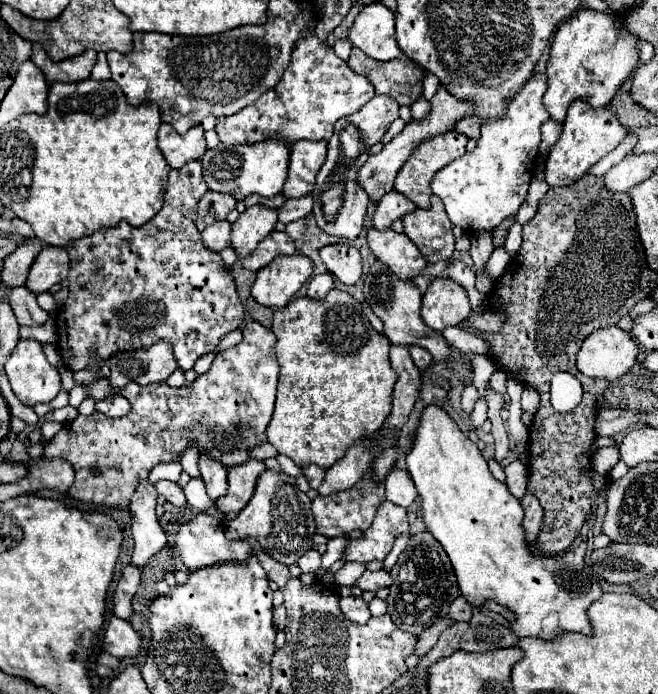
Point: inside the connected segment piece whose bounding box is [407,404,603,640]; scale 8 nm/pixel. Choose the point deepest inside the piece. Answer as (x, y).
(474, 517)

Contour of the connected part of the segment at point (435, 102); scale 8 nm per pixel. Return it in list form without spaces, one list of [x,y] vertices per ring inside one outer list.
[[[439,86],[439,90],[435,92],[435,96],[429,100],[431,102],[431,112],[427,118],[423,120],[411,120],[407,122],[407,126],[403,128],[403,132],[399,136],[395,136],[389,144],[383,146],[383,150],[375,156],[369,156],[369,160],[363,164],[363,168],[359,170],[357,174],[357,180],[359,184],[363,184],[365,192],[373,198],[373,200],[381,200],[383,198],[383,192],[389,192],[393,188],[393,180],[395,180],[395,174],[401,170],[401,166],[405,164],[405,160],[413,154],[413,150],[429,140],[429,138],[435,138],[443,132],[449,132],[455,128],[455,124],[465,118],[465,116],[473,116],[475,114],[475,104],[471,100],[461,100],[457,96],[451,96],[451,92],[447,92],[447,88]]]

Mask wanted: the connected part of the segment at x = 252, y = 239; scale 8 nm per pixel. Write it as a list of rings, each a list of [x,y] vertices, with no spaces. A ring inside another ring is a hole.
[[[253,204],[247,208],[235,222],[231,232],[231,246],[237,250],[237,256],[243,258],[251,254],[257,244],[275,228],[279,220],[279,210],[267,208],[265,204]]]

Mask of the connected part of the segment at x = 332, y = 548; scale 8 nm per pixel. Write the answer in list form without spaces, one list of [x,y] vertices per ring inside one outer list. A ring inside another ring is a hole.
[[[341,536],[341,538],[333,538],[333,540],[327,542],[327,552],[321,556],[321,568],[315,570],[315,576],[325,574],[325,572],[341,558],[343,548],[345,548],[345,544],[347,544],[347,538],[349,538],[349,536]]]

